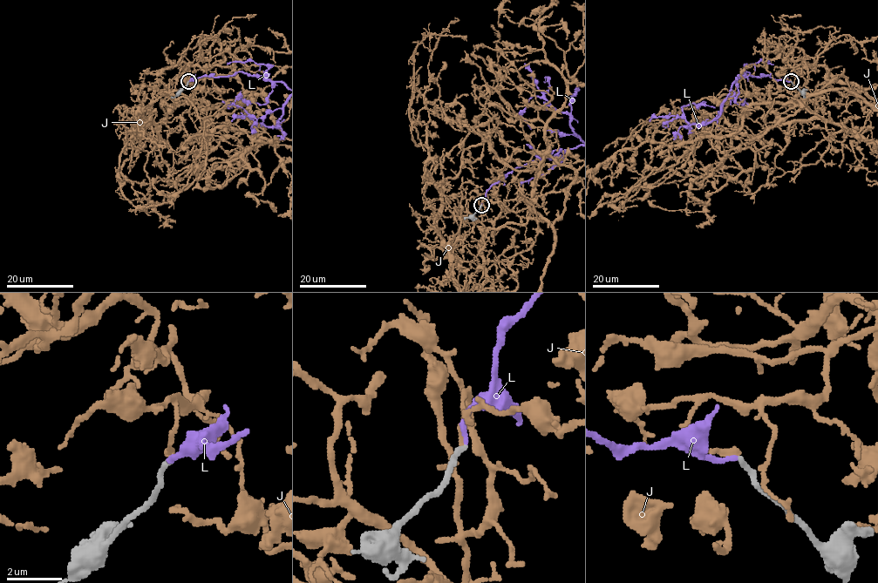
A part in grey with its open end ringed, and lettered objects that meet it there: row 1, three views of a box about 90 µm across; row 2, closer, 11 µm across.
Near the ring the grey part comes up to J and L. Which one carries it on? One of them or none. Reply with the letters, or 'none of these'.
L

